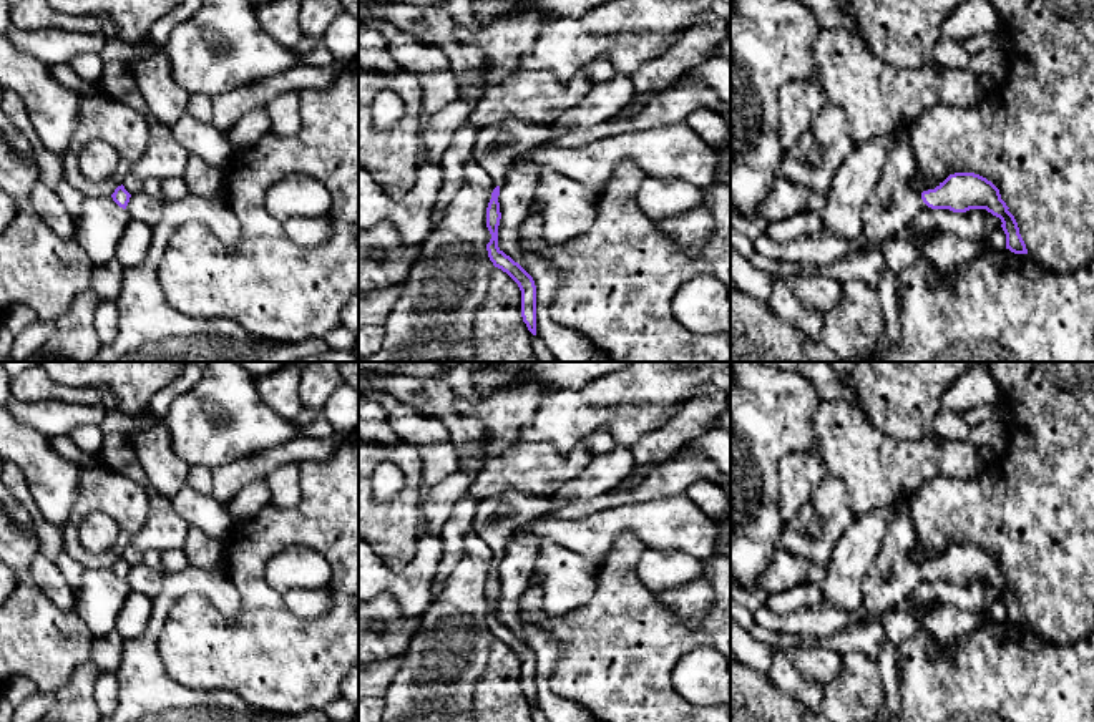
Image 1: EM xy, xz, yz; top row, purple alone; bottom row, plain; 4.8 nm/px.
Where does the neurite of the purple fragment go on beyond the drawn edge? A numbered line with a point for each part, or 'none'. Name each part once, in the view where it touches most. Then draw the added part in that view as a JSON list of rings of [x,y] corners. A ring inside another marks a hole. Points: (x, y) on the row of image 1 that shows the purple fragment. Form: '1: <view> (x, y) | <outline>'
1: yz (892, 204) | [[[903,139],[888,153],[883,173],[863,209],[862,234],[882,244],[900,231],[925,206],[921,194],[910,188],[910,179],[916,169],[915,153],[910,139]]]

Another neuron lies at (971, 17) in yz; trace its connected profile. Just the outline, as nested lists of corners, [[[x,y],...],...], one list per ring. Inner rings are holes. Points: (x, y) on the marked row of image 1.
[[[965,0],[945,20],[941,35],[958,41],[978,33],[999,33],[1001,23],[989,0]]]

